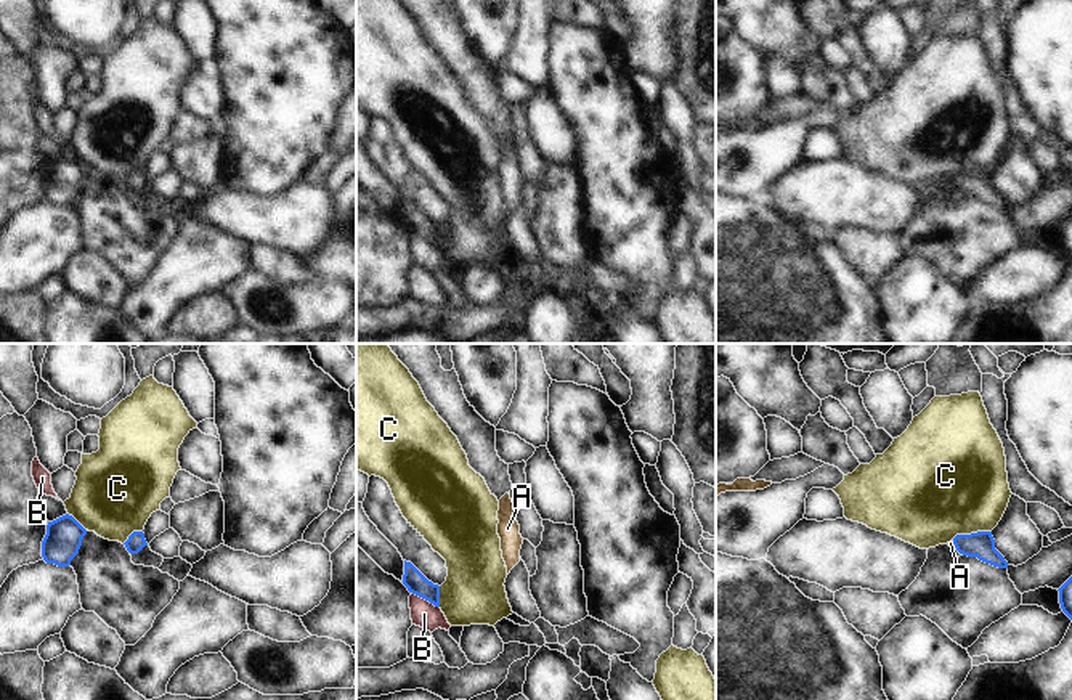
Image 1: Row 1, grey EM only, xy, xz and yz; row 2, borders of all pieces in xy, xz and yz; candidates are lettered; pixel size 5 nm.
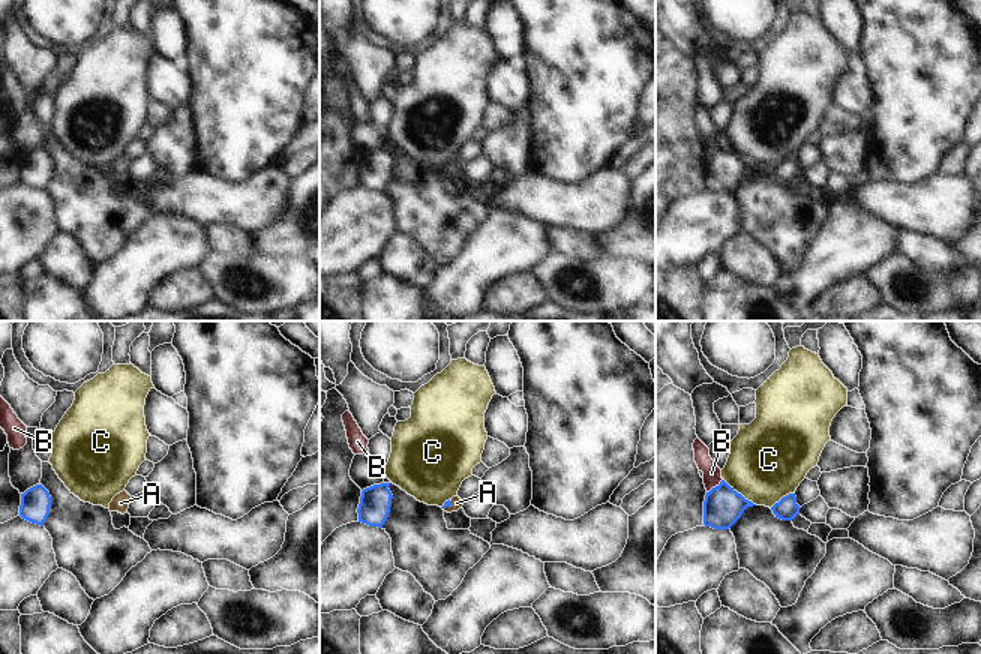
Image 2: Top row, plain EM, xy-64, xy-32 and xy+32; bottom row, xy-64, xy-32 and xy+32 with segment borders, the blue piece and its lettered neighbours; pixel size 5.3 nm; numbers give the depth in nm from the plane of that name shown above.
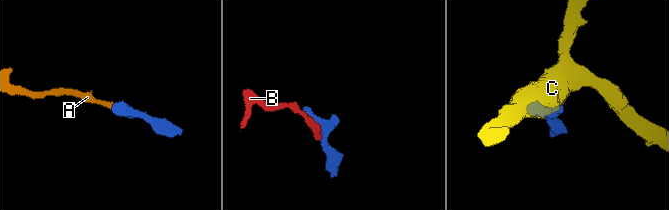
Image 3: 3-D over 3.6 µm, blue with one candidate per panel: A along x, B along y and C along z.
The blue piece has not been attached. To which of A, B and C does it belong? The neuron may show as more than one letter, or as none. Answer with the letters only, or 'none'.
A

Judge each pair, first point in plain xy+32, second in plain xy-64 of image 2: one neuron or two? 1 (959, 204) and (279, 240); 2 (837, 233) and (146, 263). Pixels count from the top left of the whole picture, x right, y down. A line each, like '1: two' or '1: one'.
1: two
2: one

